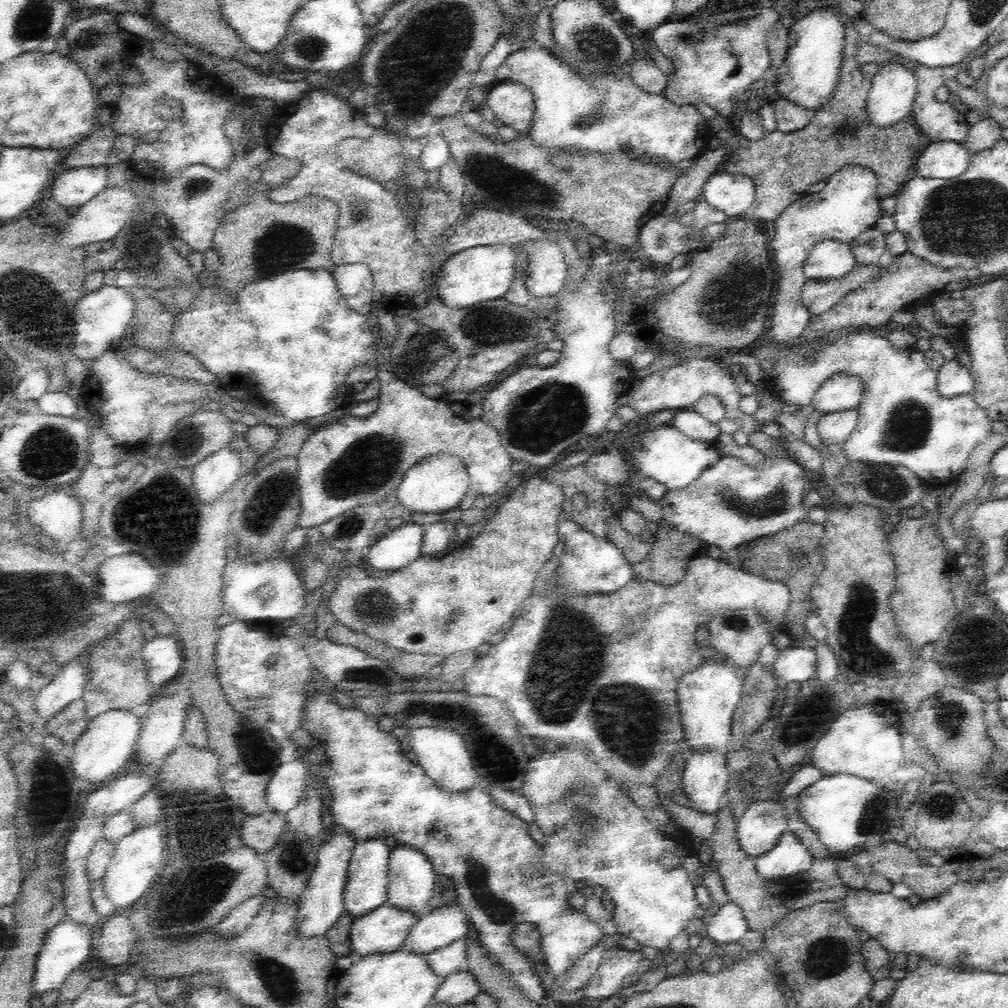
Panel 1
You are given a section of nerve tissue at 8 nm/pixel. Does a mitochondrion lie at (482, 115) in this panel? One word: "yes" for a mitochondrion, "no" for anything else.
no

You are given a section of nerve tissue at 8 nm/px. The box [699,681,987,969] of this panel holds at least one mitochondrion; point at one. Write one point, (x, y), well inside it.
(876, 817)

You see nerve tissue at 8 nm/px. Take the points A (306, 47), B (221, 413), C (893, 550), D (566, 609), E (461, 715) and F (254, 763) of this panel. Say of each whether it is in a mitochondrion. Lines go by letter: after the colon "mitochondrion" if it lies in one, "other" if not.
A: mitochondrion
B: other
C: other
D: mitochondrion
E: mitochondrion
F: mitochondrion

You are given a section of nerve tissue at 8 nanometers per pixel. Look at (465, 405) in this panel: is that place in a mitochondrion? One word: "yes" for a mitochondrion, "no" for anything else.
no

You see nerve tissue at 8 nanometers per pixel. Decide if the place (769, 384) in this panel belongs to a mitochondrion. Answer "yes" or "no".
no

